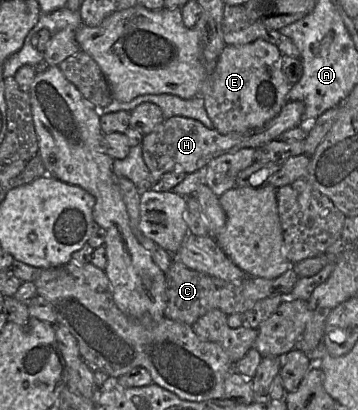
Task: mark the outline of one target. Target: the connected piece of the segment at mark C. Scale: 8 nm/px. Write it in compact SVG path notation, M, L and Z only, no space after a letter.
M174 260L165 272L167 304L164 316L192 326L201 316L212 309L219 309L226 315L244 314L261 299L276 295L289 294L297 281L298 275L293 268L274 279L252 277L247 275L241 282L228 282L209 274L186 267Z

